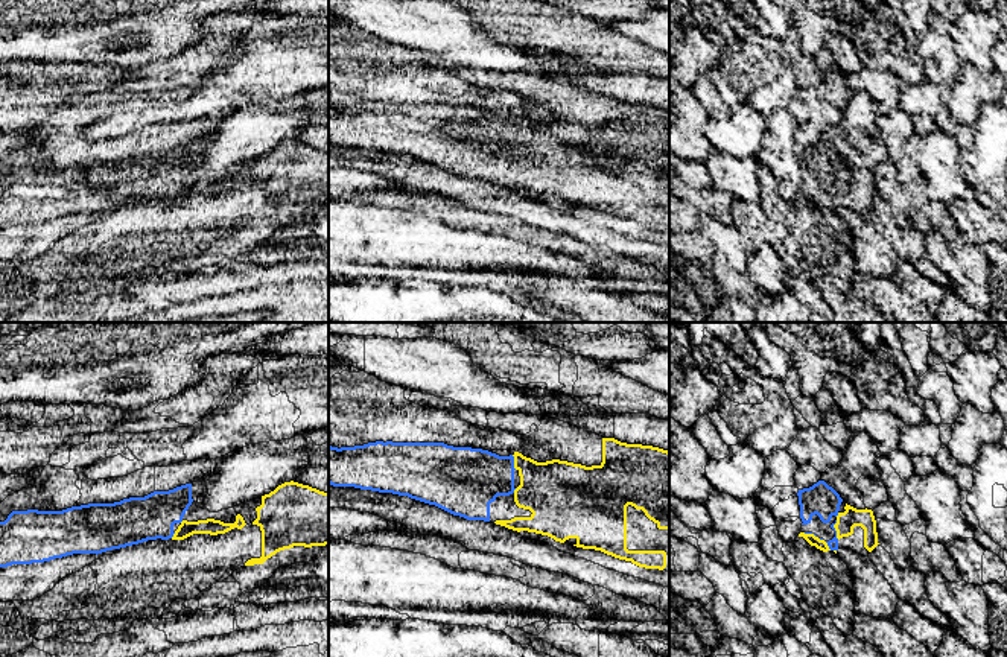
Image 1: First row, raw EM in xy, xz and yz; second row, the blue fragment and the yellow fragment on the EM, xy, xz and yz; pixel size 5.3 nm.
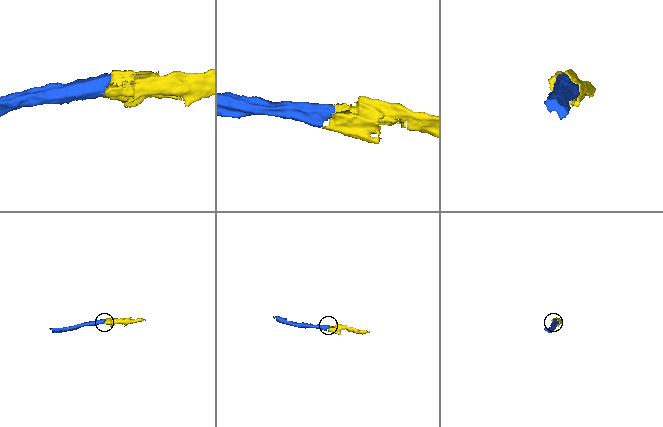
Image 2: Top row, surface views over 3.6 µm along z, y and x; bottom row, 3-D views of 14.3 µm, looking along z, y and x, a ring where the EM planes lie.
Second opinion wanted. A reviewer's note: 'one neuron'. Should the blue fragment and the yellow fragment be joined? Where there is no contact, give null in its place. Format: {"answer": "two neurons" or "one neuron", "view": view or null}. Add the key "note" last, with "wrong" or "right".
{"answer": "one neuron", "view": "yz", "note": "right"}

